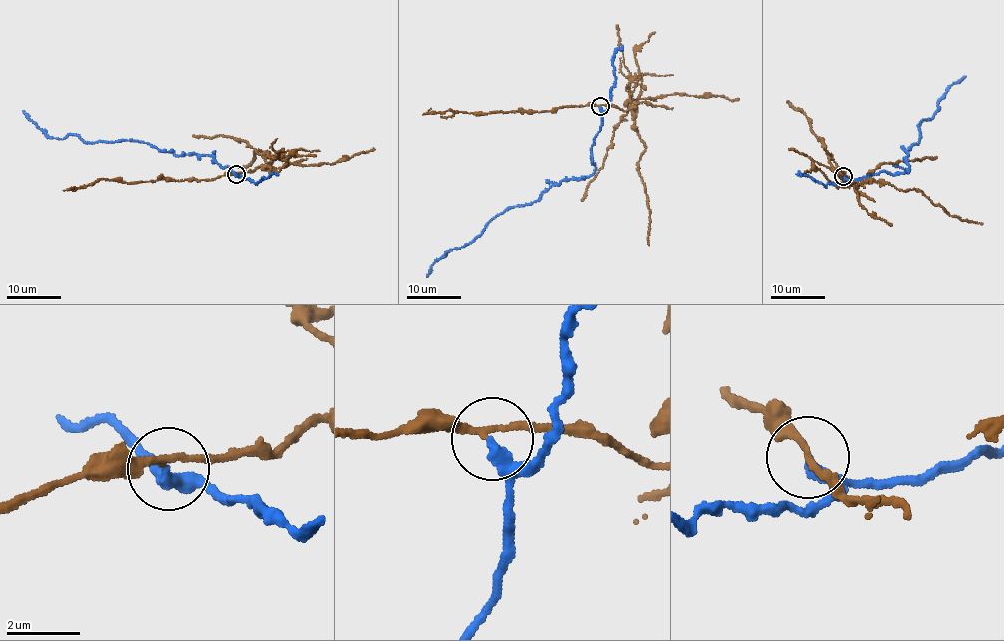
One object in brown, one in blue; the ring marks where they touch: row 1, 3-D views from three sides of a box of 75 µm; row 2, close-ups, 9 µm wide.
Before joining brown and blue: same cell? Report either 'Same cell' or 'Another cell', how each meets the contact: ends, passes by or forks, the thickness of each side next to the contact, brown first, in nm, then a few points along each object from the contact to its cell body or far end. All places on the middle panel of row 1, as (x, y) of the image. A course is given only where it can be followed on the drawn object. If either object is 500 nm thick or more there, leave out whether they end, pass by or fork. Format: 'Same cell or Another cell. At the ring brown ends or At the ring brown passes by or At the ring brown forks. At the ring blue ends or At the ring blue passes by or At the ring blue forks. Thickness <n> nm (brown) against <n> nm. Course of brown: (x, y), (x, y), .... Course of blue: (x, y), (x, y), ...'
Another cell. At the ring brown passes by. At the ring blue passes by. Thickness 170 nm (brown) against 240 nm. Course of brown: (598, 107), (610, 104), (627, 111), (636, 99), (633, 129), (645, 149), (638, 166), (649, 208), (649, 245). Course of blue: (600, 107), (591, 174), (507, 207), (478, 237), (434, 262), (426, 277)

